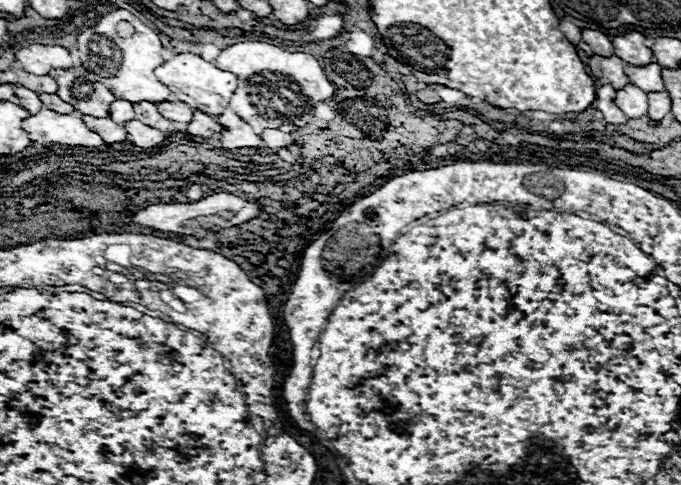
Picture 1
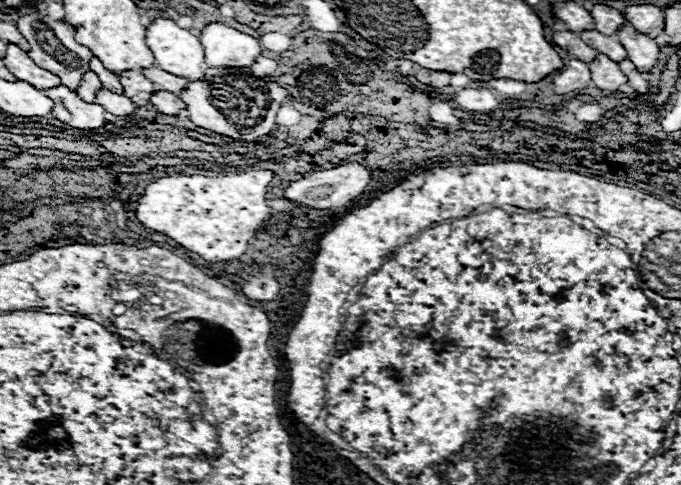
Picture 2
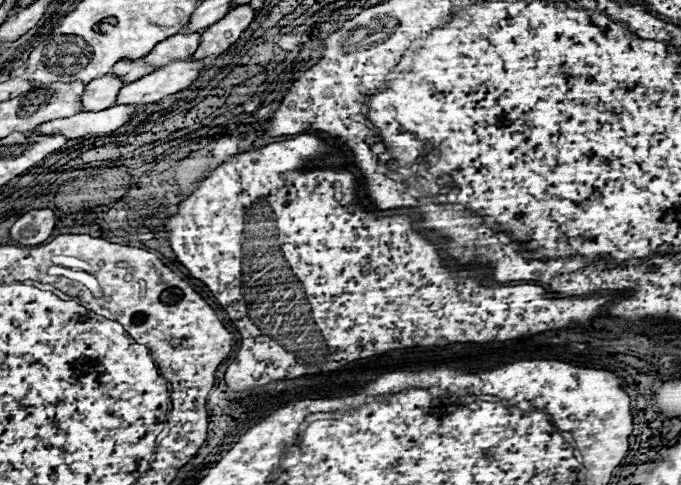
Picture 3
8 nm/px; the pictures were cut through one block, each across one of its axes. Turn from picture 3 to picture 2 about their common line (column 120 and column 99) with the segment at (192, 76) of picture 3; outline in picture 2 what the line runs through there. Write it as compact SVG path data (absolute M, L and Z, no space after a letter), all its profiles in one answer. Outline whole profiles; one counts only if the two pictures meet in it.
M100 88L96 94L96 102L100 106L104 106L106 112L116 114L116 116L128 116L134 112L134 104L130 102L130 98L126 98L124 94L114 94L106 88Z

